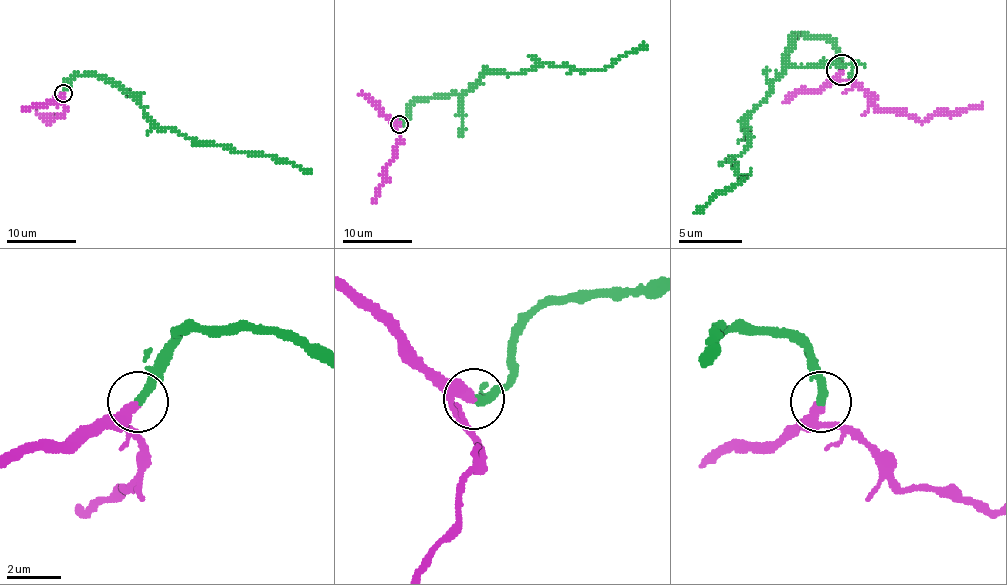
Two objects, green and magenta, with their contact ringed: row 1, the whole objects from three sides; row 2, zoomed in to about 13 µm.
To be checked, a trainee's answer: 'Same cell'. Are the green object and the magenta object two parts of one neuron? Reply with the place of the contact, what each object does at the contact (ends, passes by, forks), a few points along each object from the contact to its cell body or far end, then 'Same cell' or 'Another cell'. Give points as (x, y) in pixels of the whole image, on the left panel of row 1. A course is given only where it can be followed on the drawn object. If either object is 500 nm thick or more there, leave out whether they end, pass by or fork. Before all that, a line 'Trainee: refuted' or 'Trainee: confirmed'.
Trainee: confirmed
Place: (63, 93). At the ring green ends. At the ring magenta passes by. Course of green: (63, 94), (77, 75), (101, 75), (119, 83), (160, 127), (207, 144), (261, 153), (305, 170), (310, 169). Course of magenta: (63, 94), (58, 99), (63, 104), (63, 111), (51, 122), (35, 113). Same cell

